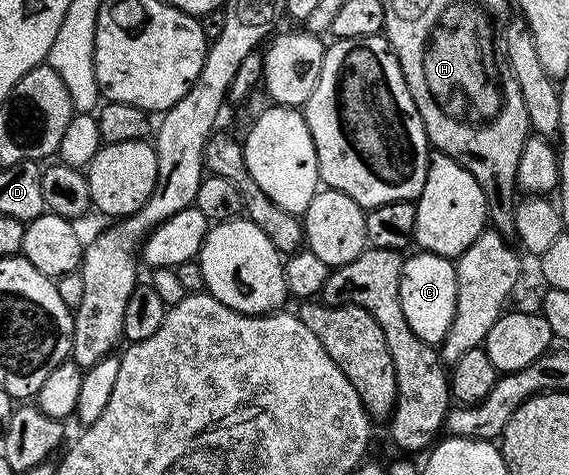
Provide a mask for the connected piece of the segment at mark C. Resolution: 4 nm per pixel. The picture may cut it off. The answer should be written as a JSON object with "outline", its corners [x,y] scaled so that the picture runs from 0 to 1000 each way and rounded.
{"outline":[[[728,528],[719,539],[707,552],[703,579],[703,646],[710,646],[710,672],[717,672],[717,688],[724,688],[738,714],[754,726],[775,728],[801,663],[800,552],[747,528]]]}

